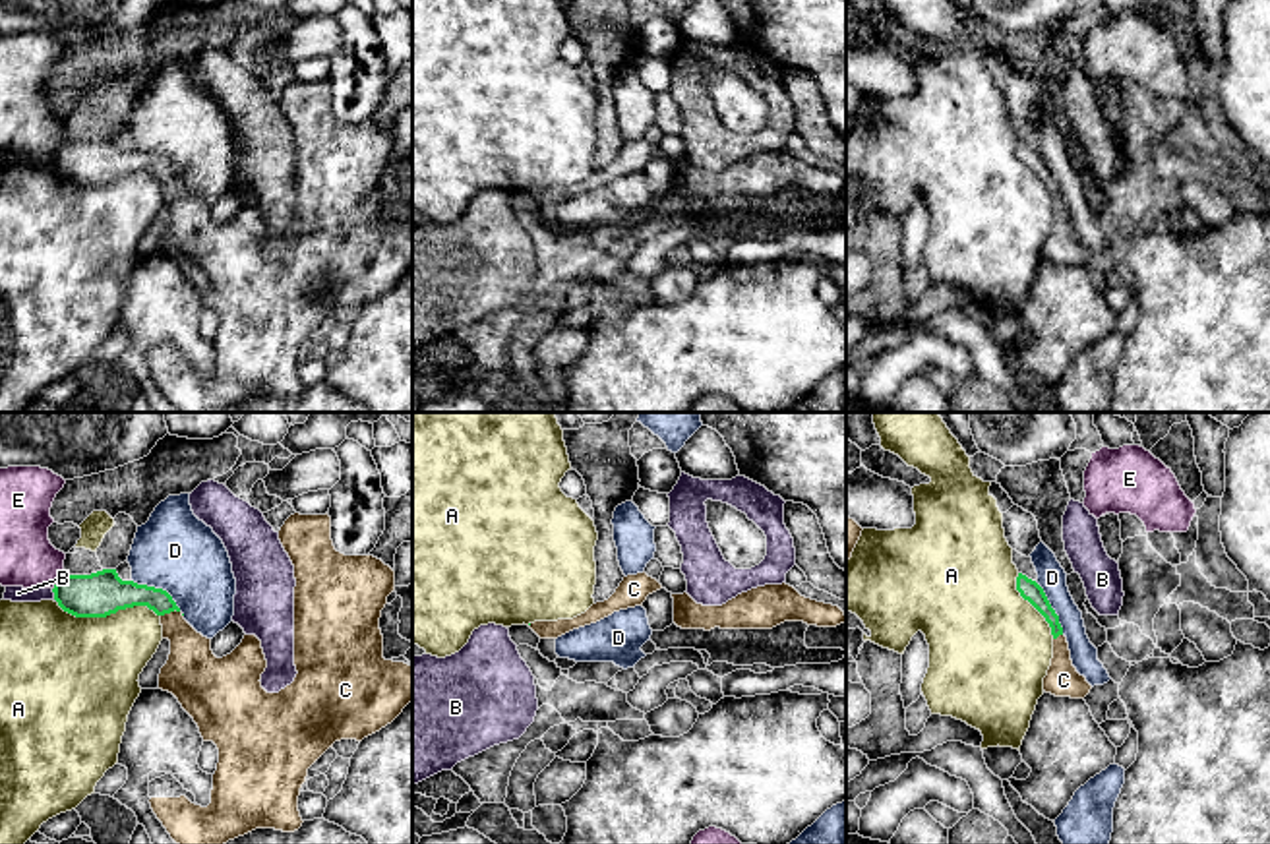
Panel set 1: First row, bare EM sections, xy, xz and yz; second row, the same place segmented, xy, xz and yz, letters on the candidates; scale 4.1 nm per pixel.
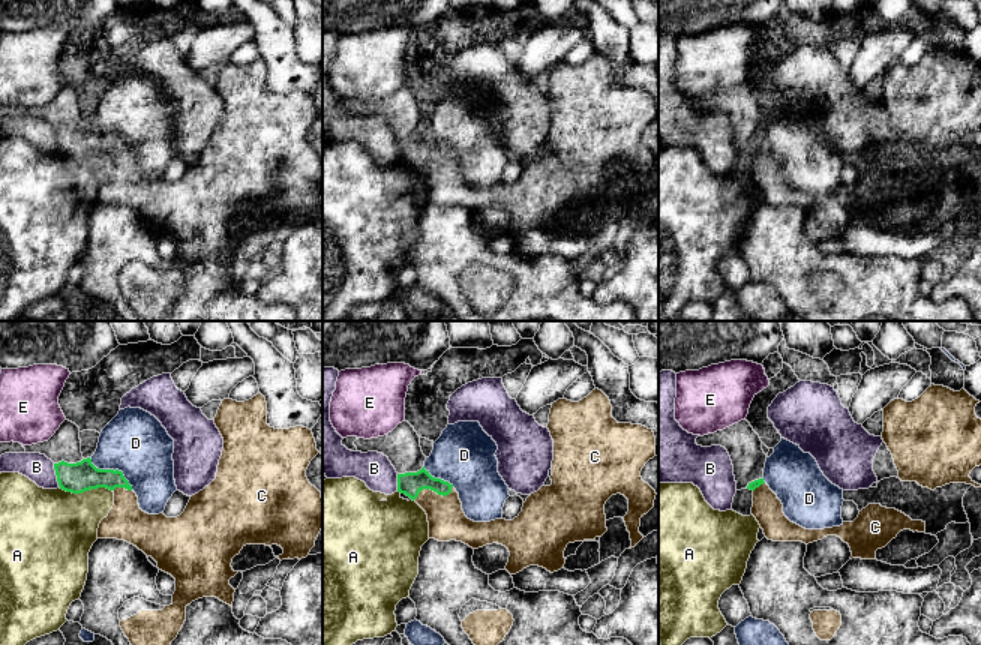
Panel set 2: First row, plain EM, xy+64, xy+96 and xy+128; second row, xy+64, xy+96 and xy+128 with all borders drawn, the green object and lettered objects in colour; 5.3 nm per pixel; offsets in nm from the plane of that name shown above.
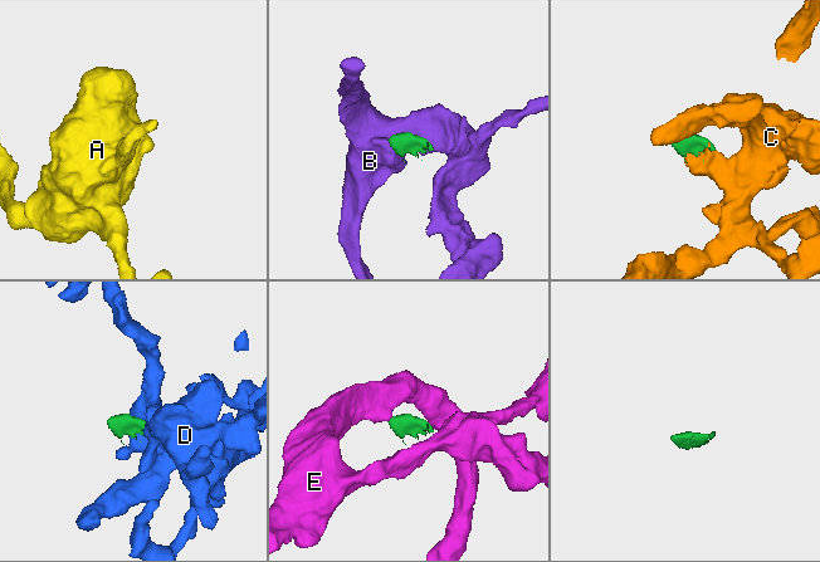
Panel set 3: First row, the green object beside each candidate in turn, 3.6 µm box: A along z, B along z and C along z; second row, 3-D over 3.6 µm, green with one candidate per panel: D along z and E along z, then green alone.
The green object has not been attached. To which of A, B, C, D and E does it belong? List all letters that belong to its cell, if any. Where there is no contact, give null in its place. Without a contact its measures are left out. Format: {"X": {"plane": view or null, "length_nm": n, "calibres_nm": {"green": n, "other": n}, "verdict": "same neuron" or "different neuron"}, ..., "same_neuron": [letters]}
{"A": {"plane": "xy", "length_nm": 440, "calibres_nm": {"green": 190, "other": 440}, "verdict": "different neuron"}, "B": {"plane": "xy", "length_nm": 60, "calibres_nm": {"green": 190, "other": 60}, "verdict": "different neuron"}, "C": {"plane": "xy", "length_nm": 100, "calibres_nm": {"green": 130, "other": 200}, "verdict": "same neuron"}, "D": {"plane": "xy", "length_nm": 260, "calibres_nm": {"green": 190, "other": 320}, "verdict": "different neuron"}, "E": {"plane": "xy", "length_nm": 80, "calibres_nm": {"green": 190, "other": 240}, "verdict": "different neuron"}, "same_neuron": ["C"]}

